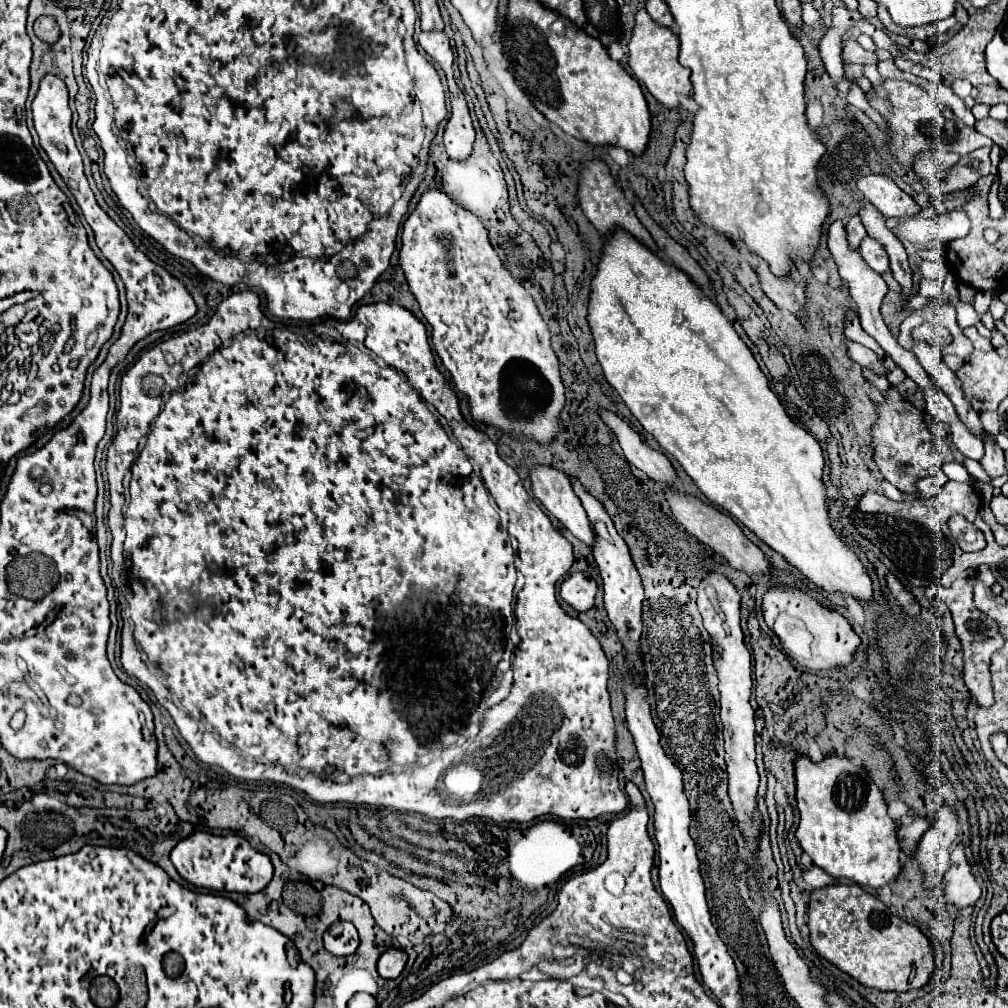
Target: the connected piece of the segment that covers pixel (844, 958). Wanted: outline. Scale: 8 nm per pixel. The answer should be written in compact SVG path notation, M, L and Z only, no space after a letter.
M834 883L810 893L808 927L812 947L866 987L908 991L922 987L934 971L934 953L918 927L894 917L890 909L856 883Z

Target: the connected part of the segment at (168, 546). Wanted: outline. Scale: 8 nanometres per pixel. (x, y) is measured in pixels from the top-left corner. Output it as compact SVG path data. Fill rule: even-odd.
M242 291L242 293L236 293L236 295L232 295L232 297L226 297L226 299L224 299L224 301L222 301L222 303L220 303L220 305L218 305L218 309L216 309L216 311L214 311L214 315L212 315L212 319L210 319L210 321L208 321L208 323L206 323L206 325L202 325L202 327L198 327L198 328L196 328L196 329L192 329L192 330L188 330L188 331L186 331L186 332L184 332L184 333L182 333L182 335L178 335L178 336L174 336L174 337L172 337L172 338L169 338L169 339L167 339L167 340L164 340L164 341L163 341L163 340L162 340L162 341L159 341L159 342L158 342L158 343L157 343L157 344L156 344L156 345L155 345L155 346L154 346L154 347L152 347L152 348L150 348L150 349L149 349L149 350L147 350L147 351L146 351L146 353L144 353L144 355L142 355L142 357L140 357L140 359L138 359L138 361L136 361L136 363L134 363L134 365L132 365L132 367L130 367L130 369L128 369L128 371L126 371L126 375L124 375L124 377L122 377L122 385L120 385L120 411L118 411L118 415L116 415L116 429L118 429L118 431L116 431L116 435L114 435L114 441L112 441L112 445L110 445L110 447L108 447L108 453L106 453L106 471L108 471L108 485L110 485L110 505L112 505L112 507L110 507L110 511L108 511L108 525L110 525L110 531L112 531L112 537L114 537L114 541L112 541L112 547L111 547L111 559L112 559L112 561L113 561L113 565L114 565L114 568L115 568L115 569L116 569L116 570L118 570L118 571L120 571L120 570L122 570L122 569L125 569L125 570L126 570L126 583L127 583L127 584L128 584L128 586L126 586L126 587L123 587L123 595L124 595L124 597L125 597L125 598L127 598L127 600L126 600L126 602L120 602L120 604L121 604L121 605L123 605L123 606L127 606L127 607L126 607L126 608L124 608L124 607L121 607L121 608L122 608L122 610L123 610L123 611L124 611L124 610L125 610L125 613L124 613L124 614L123 614L123 619L124 619L124 624L123 624L123 629L122 629L122 634L121 634L121 653L120 653L120 661L121 661L121 664L122 664L122 667L124 667L124 671L126 671L126 673L128 673L128 675L134 675L134 677L136 677L136 679L140 679L140 681L142 681L142 683L146 683L146 685L148 685L148 687L150 687L150 689L152 689L152 691L154 691L154 695L156 695L156 699L158 699L158 703L160 703L160 705L162 705L162 707L164 707L164 709L168 709L168 713L170 713L170 715L172 715L172 719L174 719L174 723L176 723L176 727L178 727L178 729L180 729L180 735L182 735L182 737L184 737L184 741L186 741L186 743L188 743L188 745L190 745L190 749L192 749L192 751L194 751L194 755L196 755L196 757L198 757L198 759L200 759L200 761L202 761L202 763L206 763L206 765L210 765L210 766L211 766L211 765L217 765L217 766L218 766L218 767L222 767L222 769L226 769L226 771L228 771L228 773L230 773L230 775L234 775L234 777L236 777L236 778L238 778L238 779L241 779L241 780L243 780L243 781L246 781L246 782L249 782L249 781L250 781L250 782L260 782L260 781L262 781L262 782L265 782L265 781L270 781L270 782L271 782L271 783L276 783L276 784L278 784L278 785L285 785L285 786L287 786L287 787L293 787L293 789L295 789L295 790L297 790L297 791L300 791L300 792L301 792L301 793L303 793L303 794L306 794L306 795L307 795L307 796L308 796L308 798L309 798L309 799L310 799L310 800L312 800L312 801L313 801L313 802L315 802L315 803L317 803L317 804L321 804L321 805L325 805L325 804L331 804L331 803L338 803L338 801L346 801L346 803L349 803L349 804L354 804L354 805L364 805L364 806L367 806L367 807L368 807L368 806L370 806L370 807L371 807L371 808L386 808L386 809L396 809L396 811L401 811L401 812L408 812L408 813L418 813L418 814L420 814L420 815L422 815L422 816L423 816L423 817L425 817L425 818L426 818L426 819L430 819L430 820L431 820L431 819L432 819L432 820L433 820L433 821L444 821L444 820L445 820L445 819L452 819L452 820L454 820L454 821L466 821L466 820L469 820L469 819L472 819L472 818L474 818L474 817L475 817L475 818L483 818L483 819L485 819L485 820L487 820L487 821L494 821L494 823L508 823L508 821L514 821L514 823L528 823L528 821L532 821L532 819L536 819L536 817L542 817L542 815L550 815L550 813L552 813L552 815L556 815L556 817L560 817L560 819L564 819L564 821L572 821L572 819L594 819L594 817L600 817L600 815L606 815L606 813L622 813L622 811L624 811L624 809L626 809L626 805L628 805L628 801L626 801L626 795L624 795L624 791L622 791L622 789L620 789L620 785L618 785L618 757L616 757L616 725L614 725L614 717L612 717L612 709L610 709L610 693L608 693L608 687L606 687L606 685L608 685L608 659L606 659L606 655L604 655L604 651L602 651L602 647L600 647L600 643L598 643L598 639L596 639L596 637L594 637L594 635L592 635L592 633L590 633L590 629L588 629L588 627L586 627L586 625L584 625L584 623L582 623L582 621L578 621L578 619L574 619L574 617L570 617L570 615L568 615L568 613L566 613L566 611L564 611L564 609L562 609L562 607L560 607L560 603L558 603L558 599L556 599L556 581L558 581L558 579L560 579L560 577L562 577L562 575L566 575L566 573L568 573L568 571L570 571L570 567L572 567L572 561L574 561L574 557L572 557L572 545L570 545L570 543L568 543L568 539L566 539L566 537L562 537L562 535L560 535L560 531L556 531L556 529L554 529L554 527L552 527L552 523L550 523L550 519L548 519L548 515L546 515L546 513L544 513L544 511L542 511L542 509L540 509L540 507L538 507L538 503L536 503L536 501L534 501L534 499L532 499L532 497L530 497L530 495L528 495L528 493L526 493L526 489L524 489L524 487L522 487L522 481L520 481L520 477L518 477L518 473L516 473L516 471L514 471L514 469L512 469L512 467L508 467L508 465L506 465L506 463L504 463L504 461L502 461L502 459L500 459L500 455L498 455L498 451L496 451L496 445L494 445L494 443L492 443L492 441L490 441L490 439L488 439L488 435L486 435L486 433L482 433L482 431L480 431L480 429L476 429L476 427L474 427L474 425L470 425L470 423L468 423L468 421L464 421L464 417L462 417L462 413L460 413L460 407L458 407L458 397L456 397L456 393L454 393L454 391L452 391L452 389L450 389L450 387L448 387L448 385L446 385L446 381L444 381L444 377L442 377L442 373L440 373L440 371L438 371L438 369L436 369L436 365L434 365L434 359L432 359L432 351L430 351L430 347L428 347L428 337L426 337L426 329L424 329L424 325L422 325L422 323L420 323L420 321L418 321L418 319L416 319L416 317L414 317L414 315L412 315L412 313L410 313L410 311L408 311L408 309L404 309L404 307L400 307L400 305L396 305L396 303L370 303L370 305L360 305L360 307L358 307L358 309L356 309L356 315L354 315L354 317L352 317L352 319L350 319L350 323L340 323L340 321L336 321L336 323L334 323L334 325L336 325L336 329L338 329L338 331L340 331L340 333L342 333L342 335L344 335L344 337L346 337L346 339L344 339L344 337L336 337L336 339L334 339L334 337L330 337L330 335L314 335L314 333L308 333L308 335L304 335L304 337L302 337L302 335L296 335L296 333L292 333L292 331L288 331L288 329L284 329L284 327L282 327L282 325L280 325L280 323L274 323L274 321L272 321L272 319L268 319L268 317L266 317L266 315L264 315L264 313L262 313L262 309L260 309L260 299L258 299L258 295L256 295L256 293L252 293L252 291ZM368 349L370 349L370 351L372 351L372 353L376 353L376 355L378 355L378 357L382 357L382 359L384 359L384 361L386 361L386 367L376 367L376 365L374 365L374 361L372 361L372 353L370 353L370 351L368 351ZM449 430L450 430L450 431L451 431L451 430L452 430L452 431L451 431L451 433L452 433L452 435L454 435L454 438L450 438L450 437L448 437L448 434L447 434L447 433L448 433L448 431L449 431ZM126 471L127 471L127 472L128 472L128 471L130 471L130 472L131 472L131 475L132 475L132 477L131 477L131 479L130 479L130 484L129 484L129 495L128 495L128 496L125 496L125 495L126 495L126 494L125 494L125 493L126 493L126 492L125 492L125 489L124 489L124 485L122 485L122 483L124 483L124 475L126 475L126 473L127 473L127 472L126 472ZM512 589L514 589L514 591L515 591L515 593L516 593L516 599L517 599L517 594L518 594L518 603L516 603L516 619L518 619L518 635L520 635L520 645L518 645L518 649L516 649L516 653L514 653L514 645L512 645L512 641L510 641L510 631L512 631L512 627L514 627L514 623L516 623L516 619L514 619L514 613L512 613ZM472 667L476 667L476 671L484 671L484 675L492 675L492 683L488 683L488 687L484 687L484 691L480 691L480 697L482 697L482 698L481 698L481 699L478 699L478 693L476 693L476 689L474 689L474 687L476 687L476 685L478 685L478 683L480 683L480 681L474 681L474 679L480 679L480 677L474 677L474 671L472 671Z

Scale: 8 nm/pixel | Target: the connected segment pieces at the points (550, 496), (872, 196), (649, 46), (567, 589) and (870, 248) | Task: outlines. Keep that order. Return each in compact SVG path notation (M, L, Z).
M536 465L530 473L534 495L540 499L540 503L582 543L586 543L590 549L596 543L596 533L592 529L592 523L582 507L582 501L572 489L570 479L552 467Z
M862 177L858 189L884 217L912 217L920 211L916 201L910 195L906 195L890 177Z
M640 9L636 13L636 27L632 33L632 39L628 43L630 57L628 65L634 73L634 77L648 87L648 91L668 109L678 109L678 95L690 95L690 69L678 63L678 37L672 33L670 27L658 25L652 21L652 17L646 13L646 9Z
M574 573L570 575L562 587L560 587L560 597L574 607L576 611L584 613L594 607L594 597L596 597L596 581L592 581L584 573Z
M870 235L862 239L860 251L862 251L864 261L866 261L876 273L886 273L886 271L890 269L890 261L888 261L888 255L886 255L884 247L882 247L876 239L872 239Z

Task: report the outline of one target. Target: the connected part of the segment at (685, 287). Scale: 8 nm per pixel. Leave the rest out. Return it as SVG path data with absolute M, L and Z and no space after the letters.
M628 235L606 239L604 255L592 279L588 323L606 381L618 391L640 425L684 467L712 503L746 525L814 587L858 601L872 601L872 579L864 563L830 525L820 443L792 423L732 323L684 271L652 255L652 251L644 251Z

